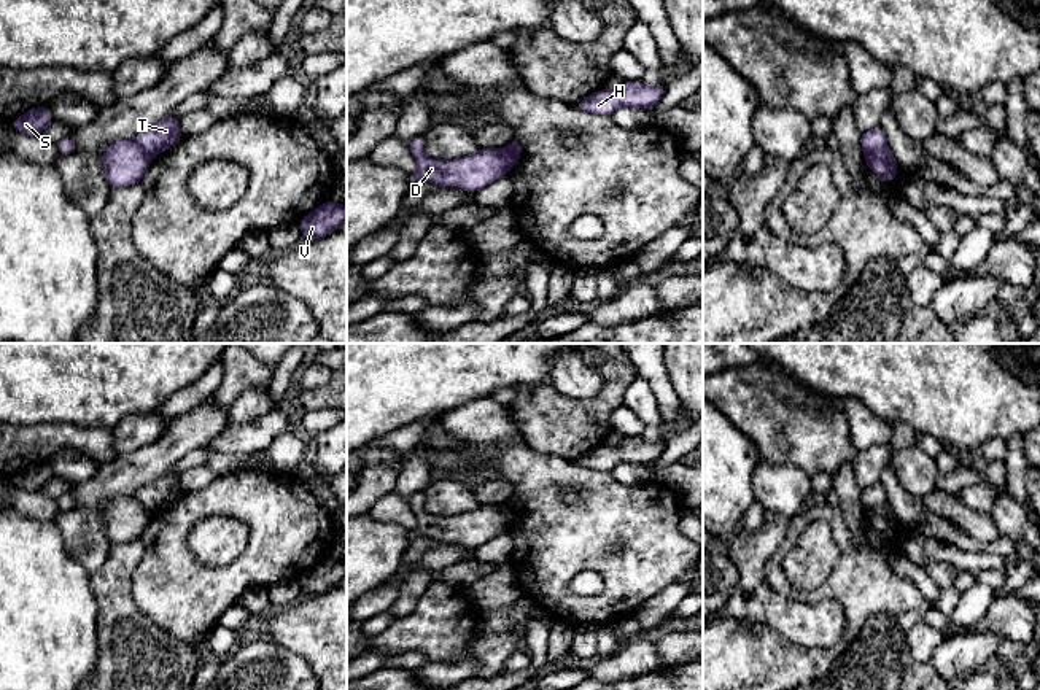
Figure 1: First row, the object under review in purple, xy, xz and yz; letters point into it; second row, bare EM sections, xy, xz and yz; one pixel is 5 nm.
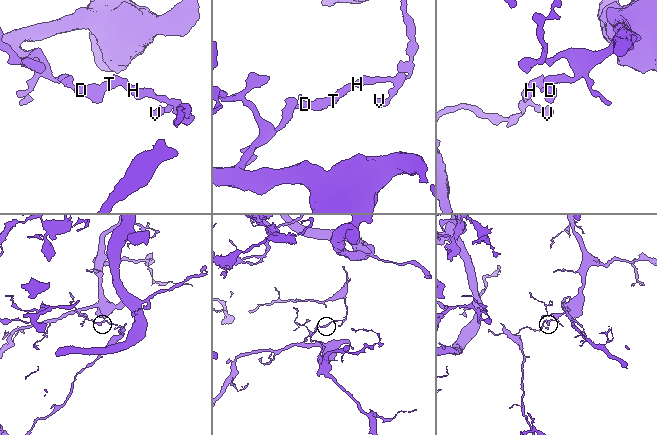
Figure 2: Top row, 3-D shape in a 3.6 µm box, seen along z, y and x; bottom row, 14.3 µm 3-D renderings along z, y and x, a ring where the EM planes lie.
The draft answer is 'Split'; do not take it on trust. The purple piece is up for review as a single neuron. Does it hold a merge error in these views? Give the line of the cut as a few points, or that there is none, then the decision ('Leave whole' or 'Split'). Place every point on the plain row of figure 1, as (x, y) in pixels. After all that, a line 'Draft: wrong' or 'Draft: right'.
Split along xz (498, 506), (508, 528). Split
Draft: right

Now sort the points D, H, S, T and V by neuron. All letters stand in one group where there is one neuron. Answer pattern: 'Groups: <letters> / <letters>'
Groups: D S / H T V

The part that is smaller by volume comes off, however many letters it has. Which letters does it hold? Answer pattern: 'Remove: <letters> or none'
Remove: H, T, V

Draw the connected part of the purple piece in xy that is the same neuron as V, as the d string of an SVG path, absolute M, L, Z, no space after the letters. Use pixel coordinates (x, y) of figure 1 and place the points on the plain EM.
M326 556L297 580L302 585L304 595L310 596L310 595L321 595L337 587L345 574L347 574L345 561L331 560Z

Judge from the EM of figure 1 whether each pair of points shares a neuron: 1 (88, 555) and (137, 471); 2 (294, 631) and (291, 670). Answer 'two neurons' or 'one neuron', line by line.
1: one neuron
2: two neurons

